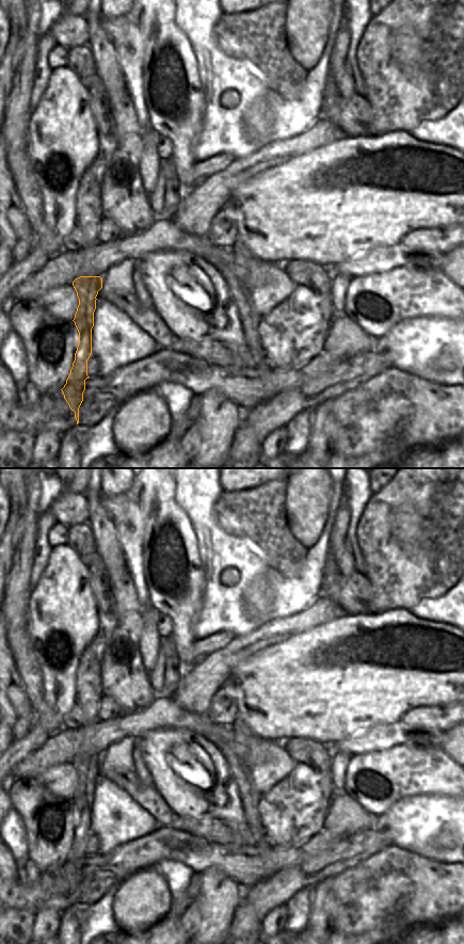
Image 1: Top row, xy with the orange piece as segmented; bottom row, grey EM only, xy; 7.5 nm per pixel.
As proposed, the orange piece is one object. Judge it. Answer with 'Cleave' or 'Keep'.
Keep

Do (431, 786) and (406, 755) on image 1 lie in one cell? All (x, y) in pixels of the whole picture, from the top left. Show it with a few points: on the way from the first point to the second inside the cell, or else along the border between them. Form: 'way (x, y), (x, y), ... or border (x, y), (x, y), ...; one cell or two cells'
way (426, 779), (410, 763); one cell

